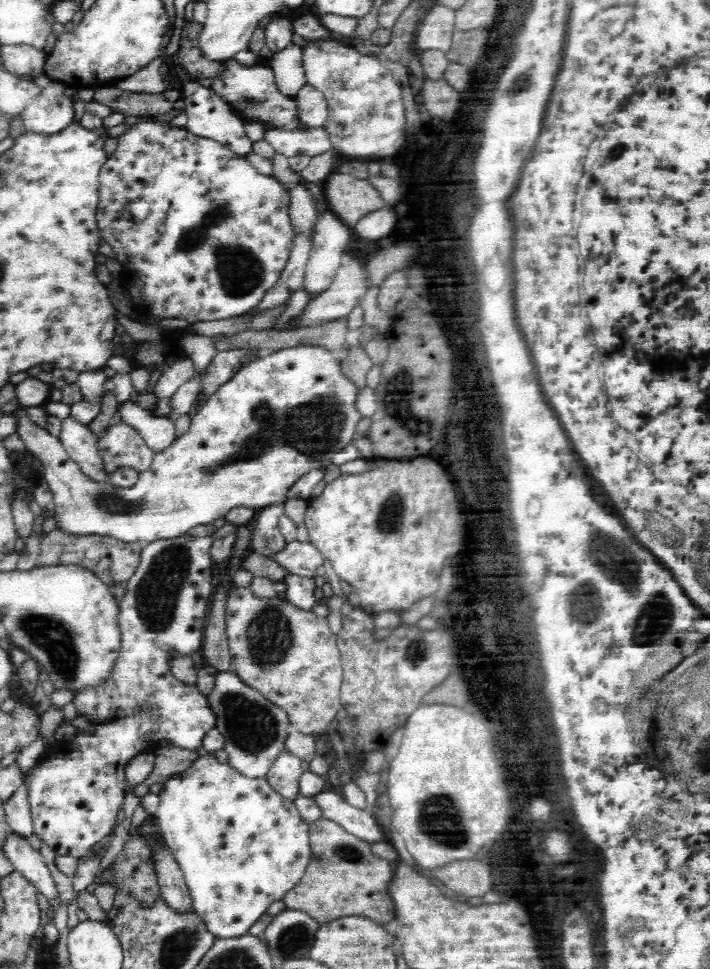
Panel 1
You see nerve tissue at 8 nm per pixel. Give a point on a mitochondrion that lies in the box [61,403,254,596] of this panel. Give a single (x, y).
(107, 502)

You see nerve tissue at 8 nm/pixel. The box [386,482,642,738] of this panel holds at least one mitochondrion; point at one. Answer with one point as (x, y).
(587, 611)

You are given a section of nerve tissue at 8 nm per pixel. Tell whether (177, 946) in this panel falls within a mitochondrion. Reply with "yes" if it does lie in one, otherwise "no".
yes

